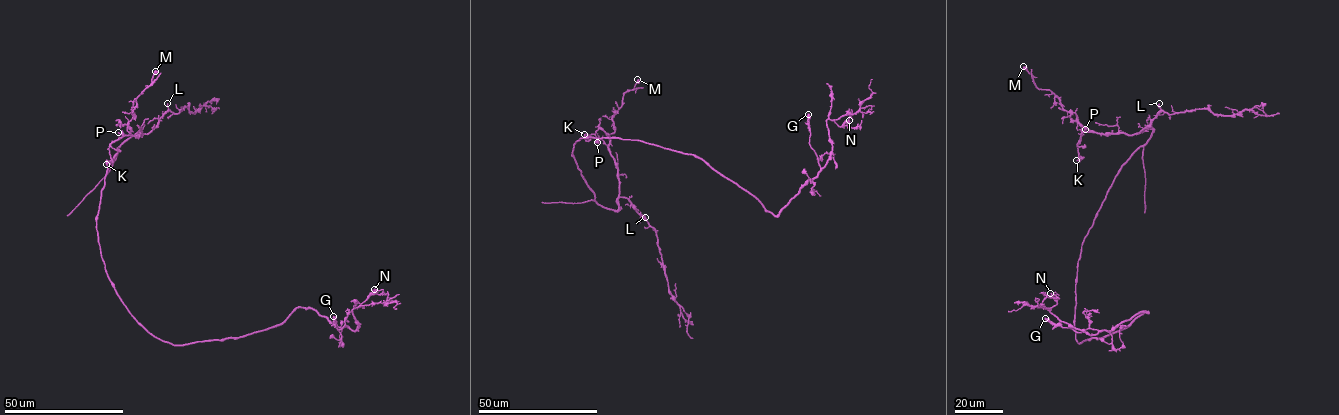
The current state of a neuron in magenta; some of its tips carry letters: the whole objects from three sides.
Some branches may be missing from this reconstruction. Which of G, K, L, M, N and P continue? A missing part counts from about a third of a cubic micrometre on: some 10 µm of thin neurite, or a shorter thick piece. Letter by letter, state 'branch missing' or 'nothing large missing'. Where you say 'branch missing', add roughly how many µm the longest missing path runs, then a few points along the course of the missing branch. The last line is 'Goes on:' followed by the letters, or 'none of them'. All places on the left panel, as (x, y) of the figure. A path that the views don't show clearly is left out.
G: nothing large missing
K: nothing large missing
L: nothing large missing
M: nothing large missing
N: nothing large missing
P: nothing large missing
Goes on: none of them

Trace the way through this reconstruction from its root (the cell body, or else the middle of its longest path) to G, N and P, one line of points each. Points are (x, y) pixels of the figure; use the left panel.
G: (130, 311), (175, 345), (263, 331), (299, 307), (348, 326), (338, 329), (333, 316)
N: (130, 311), (175, 345), (263, 331), (299, 307), (354, 331), (352, 310), (374, 289)
P: (130, 311), (107, 275), (96, 230), (107, 168), (122, 144), (141, 130), (141, 136), (123, 136), (118, 132)

